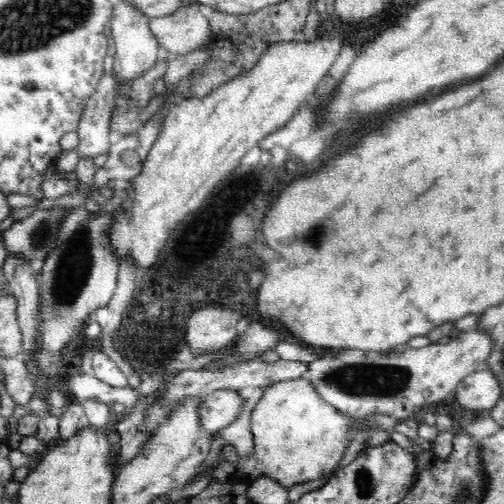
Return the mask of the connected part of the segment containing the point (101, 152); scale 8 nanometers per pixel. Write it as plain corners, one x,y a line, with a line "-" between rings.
104,71
100,79
96,93
88,100
76,128
79,138
76,152
86,159
105,158
113,141
109,126
119,91
118,81
113,76
113,71
111,74

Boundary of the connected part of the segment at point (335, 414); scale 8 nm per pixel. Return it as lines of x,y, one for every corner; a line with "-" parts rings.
304,377
267,383
261,399
251,413
251,432
255,451
249,457
240,456
238,464
234,464
233,478
250,482
259,476
267,476
287,488
294,484
318,480
331,471
334,472
340,460
344,458
344,450
348,448
348,442
350,442
348,434
352,430
356,432
362,428
372,428
390,432
394,430
397,422
392,415
372,415
364,420
352,419
320,398
320,393
314,389
312,381

